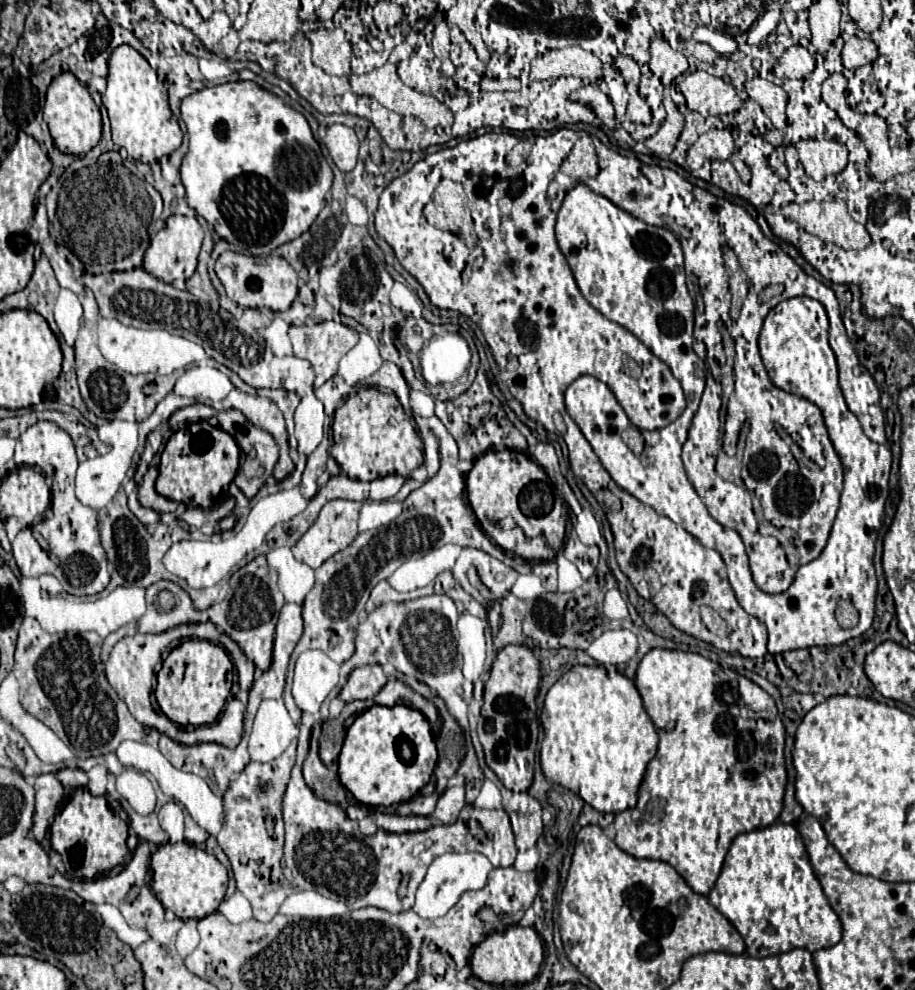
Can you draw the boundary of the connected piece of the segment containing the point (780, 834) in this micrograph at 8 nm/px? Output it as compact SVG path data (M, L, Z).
M774 823L740 833L732 841L708 901L738 929L750 957L780 955L796 947L814 953L842 939L840 919L812 871L804 841L794 825Z

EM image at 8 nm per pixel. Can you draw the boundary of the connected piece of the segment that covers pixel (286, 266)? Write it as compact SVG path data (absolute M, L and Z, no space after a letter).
M226 251L216 261L216 275L222 281L226 295L240 307L268 307L272 311L286 311L298 295L298 275L290 263L280 257L246 257Z

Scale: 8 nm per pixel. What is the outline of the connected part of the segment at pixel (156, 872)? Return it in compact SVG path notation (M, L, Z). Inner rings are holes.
M180 841L160 845L152 855L152 889L164 909L170 909L180 919L202 919L214 913L224 899L228 887L228 871L224 865L204 849L196 849L196 845Z

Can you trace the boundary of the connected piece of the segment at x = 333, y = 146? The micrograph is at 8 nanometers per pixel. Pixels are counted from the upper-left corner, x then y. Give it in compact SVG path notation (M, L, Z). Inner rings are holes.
M340 123L330 125L326 129L324 145L328 147L332 161L342 173L348 173L354 169L356 157L358 157L358 137L352 127L346 127Z

